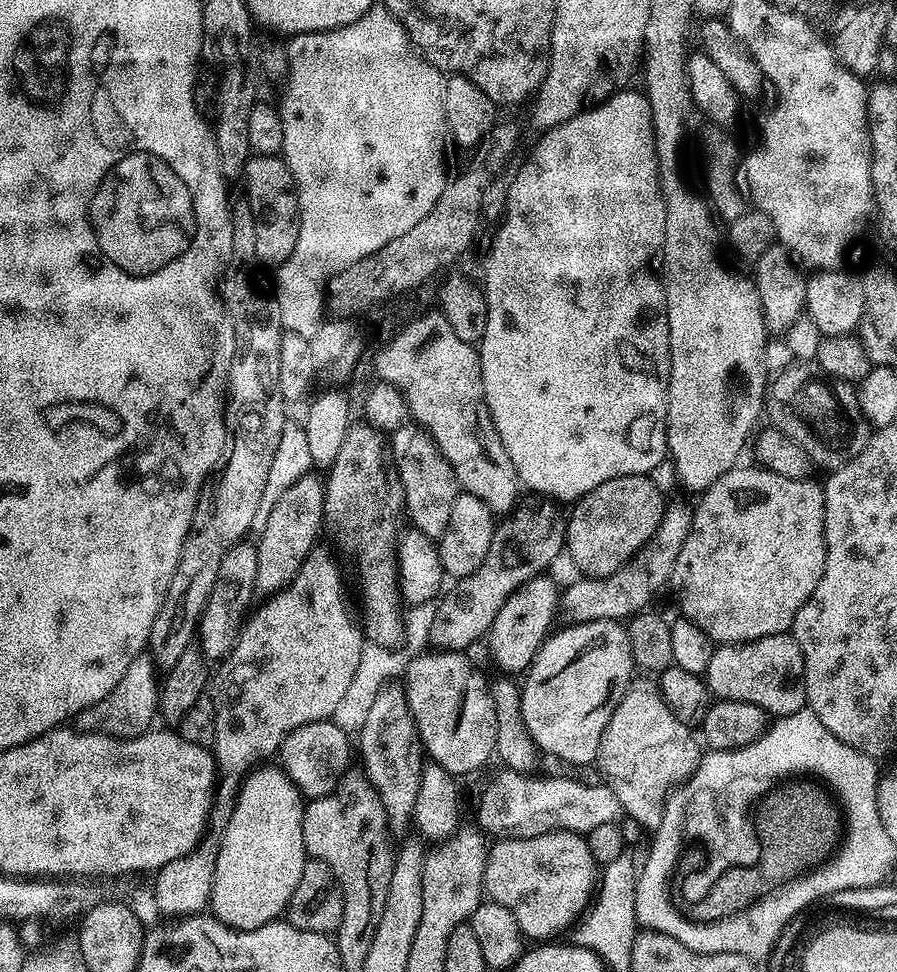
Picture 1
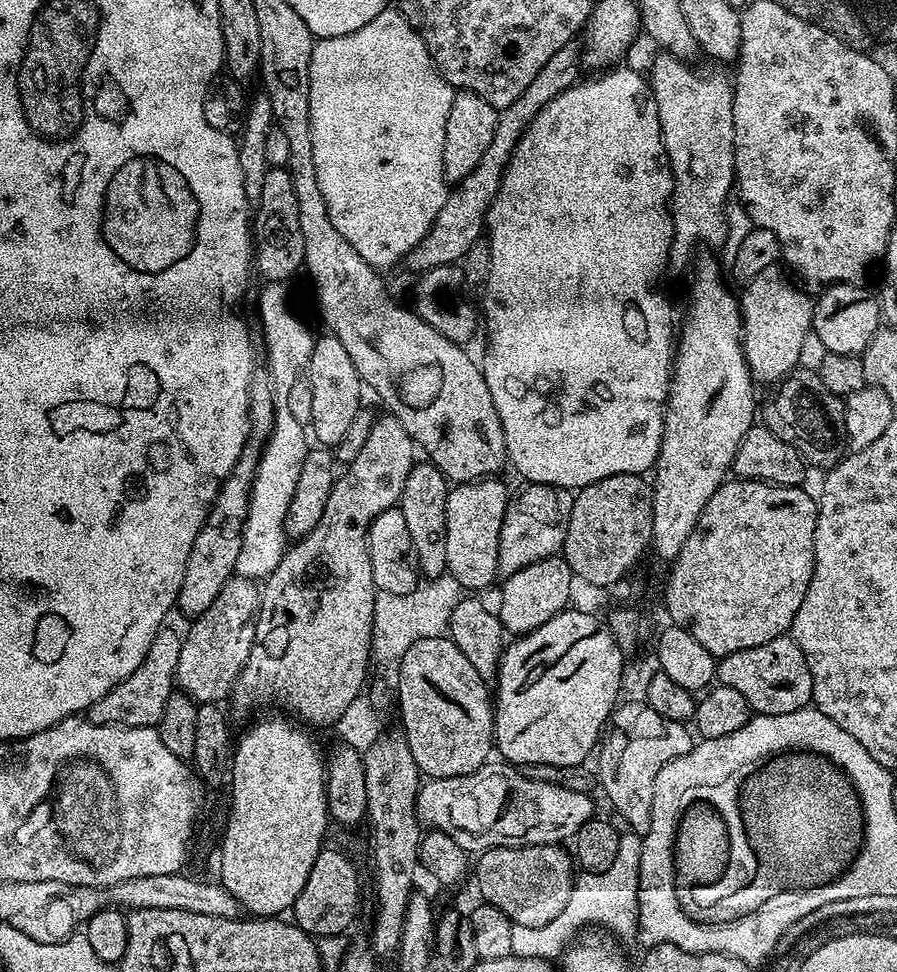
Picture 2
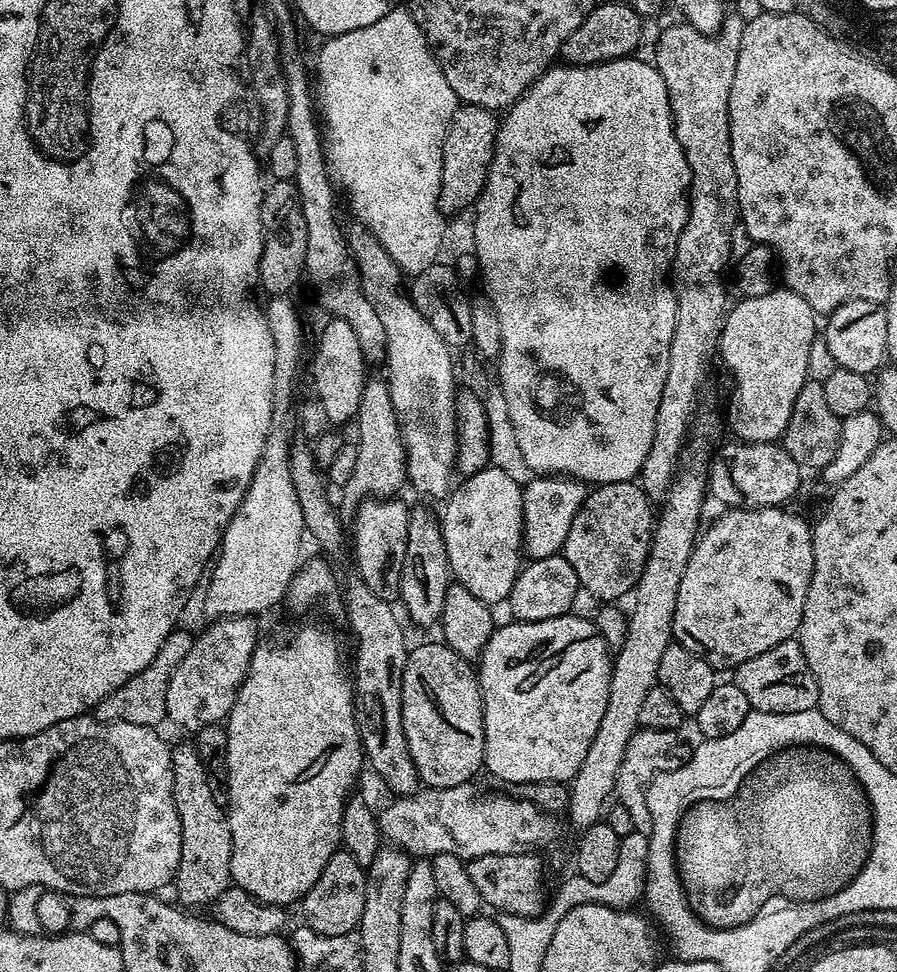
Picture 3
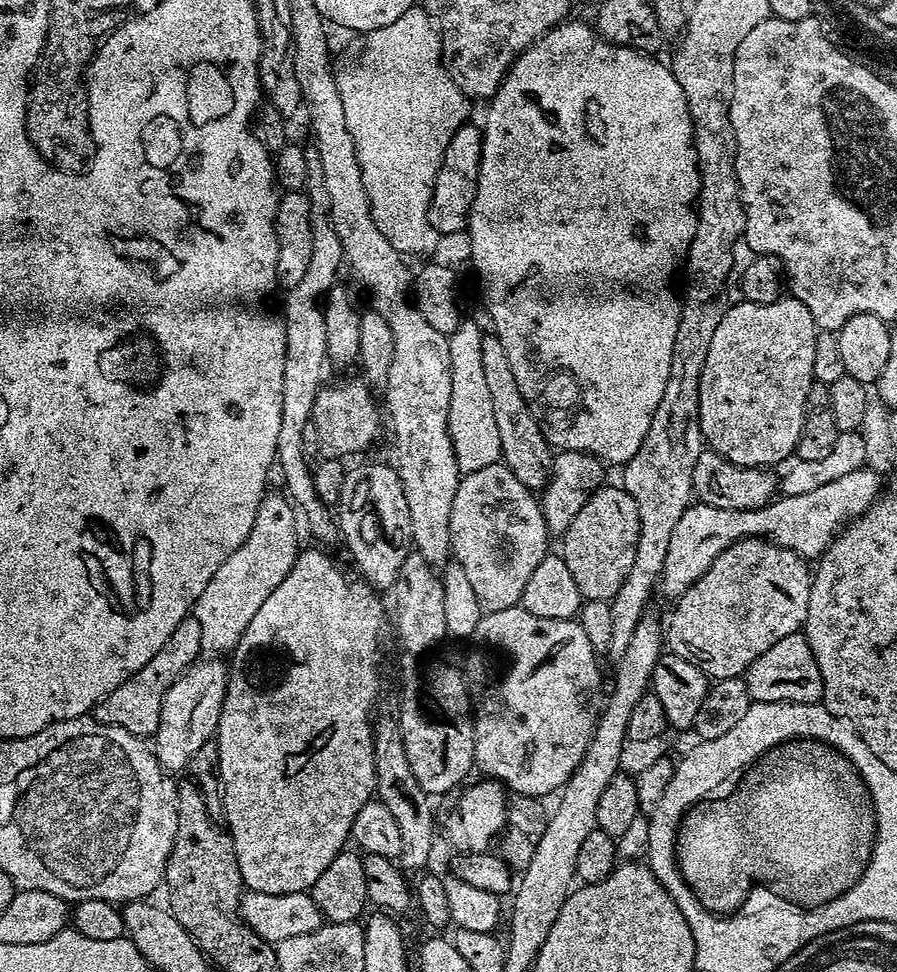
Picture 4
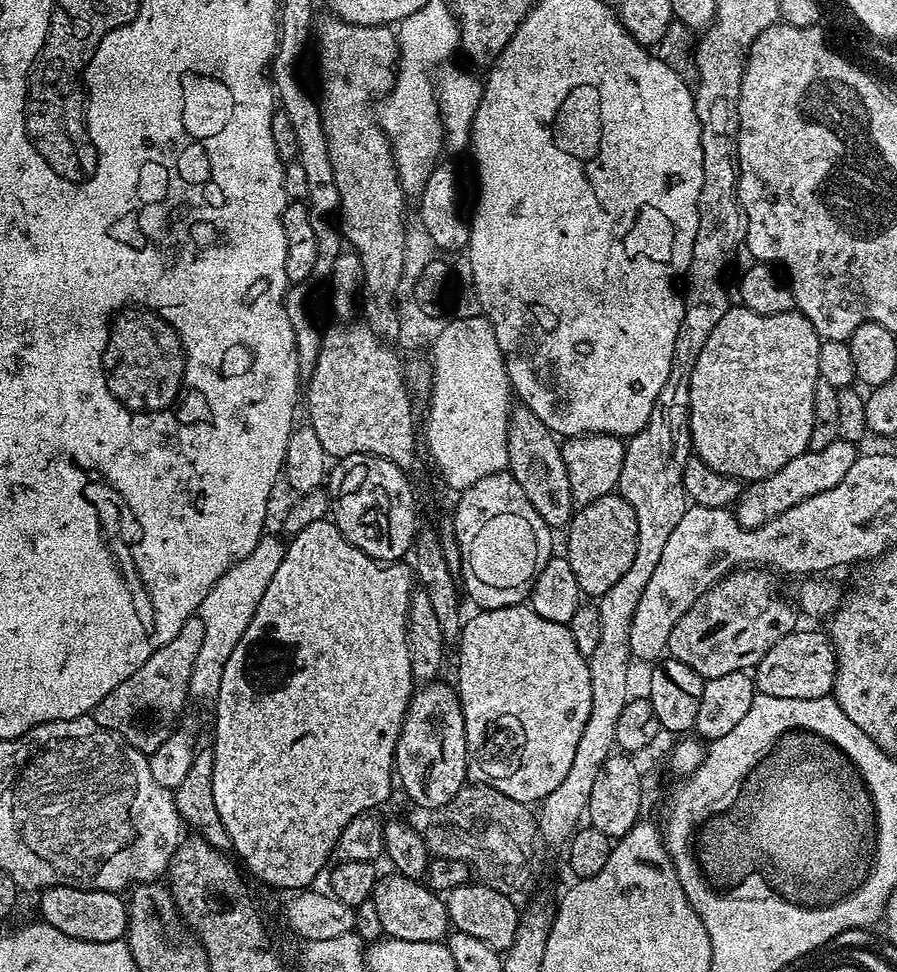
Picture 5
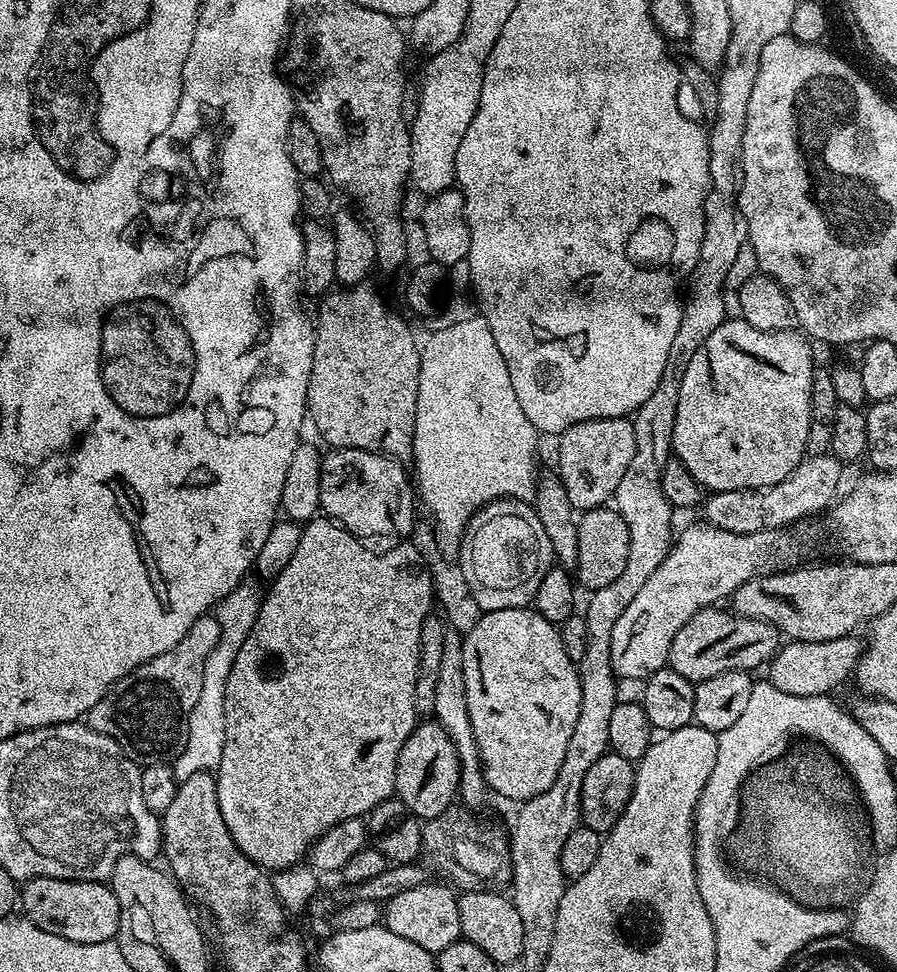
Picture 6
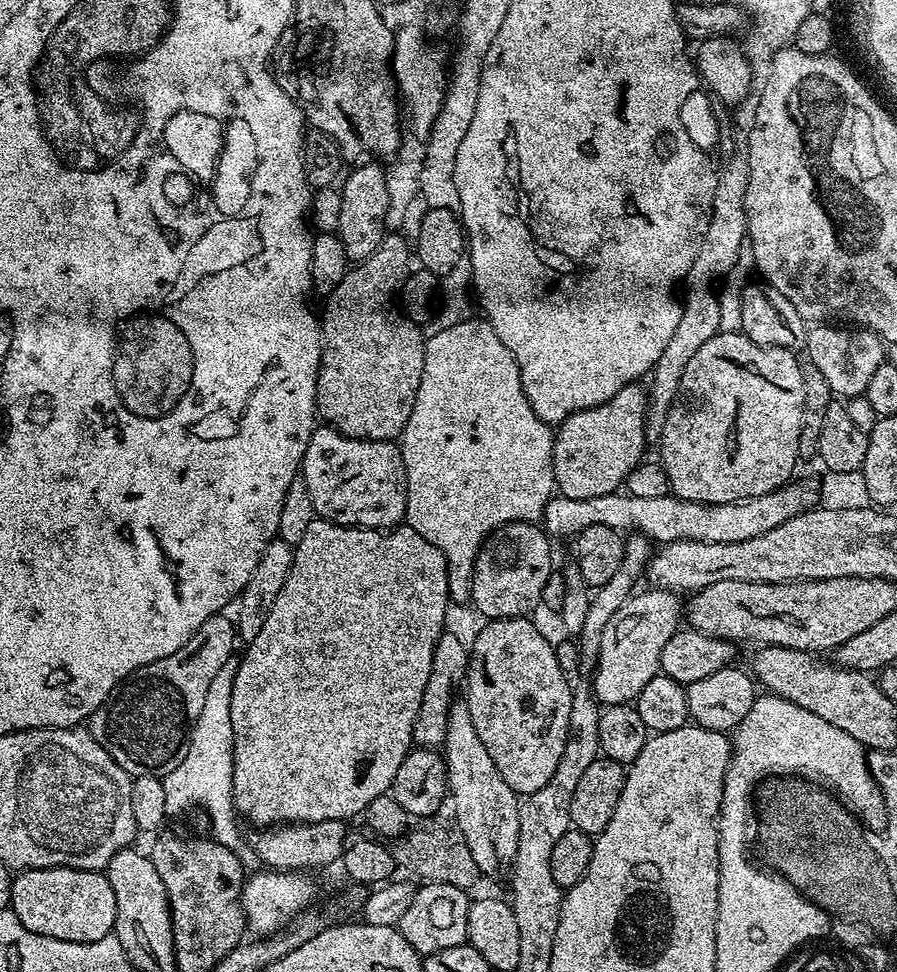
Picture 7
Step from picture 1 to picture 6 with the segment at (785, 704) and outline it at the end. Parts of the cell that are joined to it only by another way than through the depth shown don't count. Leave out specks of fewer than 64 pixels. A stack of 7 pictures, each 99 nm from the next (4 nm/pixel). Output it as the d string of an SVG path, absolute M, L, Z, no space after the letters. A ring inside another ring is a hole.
M855 635L834 638L830 642L802 642L788 640L776 649L775 656L767 665L767 683L778 686L778 690L786 690L786 694L799 696L827 696L835 693L839 684L849 683L860 660L860 644Z

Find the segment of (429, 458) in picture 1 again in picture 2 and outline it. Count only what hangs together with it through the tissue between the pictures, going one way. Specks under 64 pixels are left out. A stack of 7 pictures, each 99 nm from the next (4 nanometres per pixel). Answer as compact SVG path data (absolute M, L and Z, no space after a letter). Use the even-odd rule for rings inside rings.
M417 462L413 464L406 478L406 486L398 501L402 518L406 518L406 530L410 530L415 563L419 571L423 575L425 572L425 577L428 578L444 574L448 566L446 562L446 502L449 491L448 477L443 476L435 464Z

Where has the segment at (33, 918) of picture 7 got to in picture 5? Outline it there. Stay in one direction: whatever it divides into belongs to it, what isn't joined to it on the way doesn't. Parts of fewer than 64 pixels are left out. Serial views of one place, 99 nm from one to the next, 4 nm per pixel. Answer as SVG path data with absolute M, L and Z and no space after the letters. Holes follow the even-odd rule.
M54 886L43 889L40 896L40 916L43 923L62 930L82 942L114 942L125 939L128 930L128 905L119 892L106 890L82 890L74 886Z

